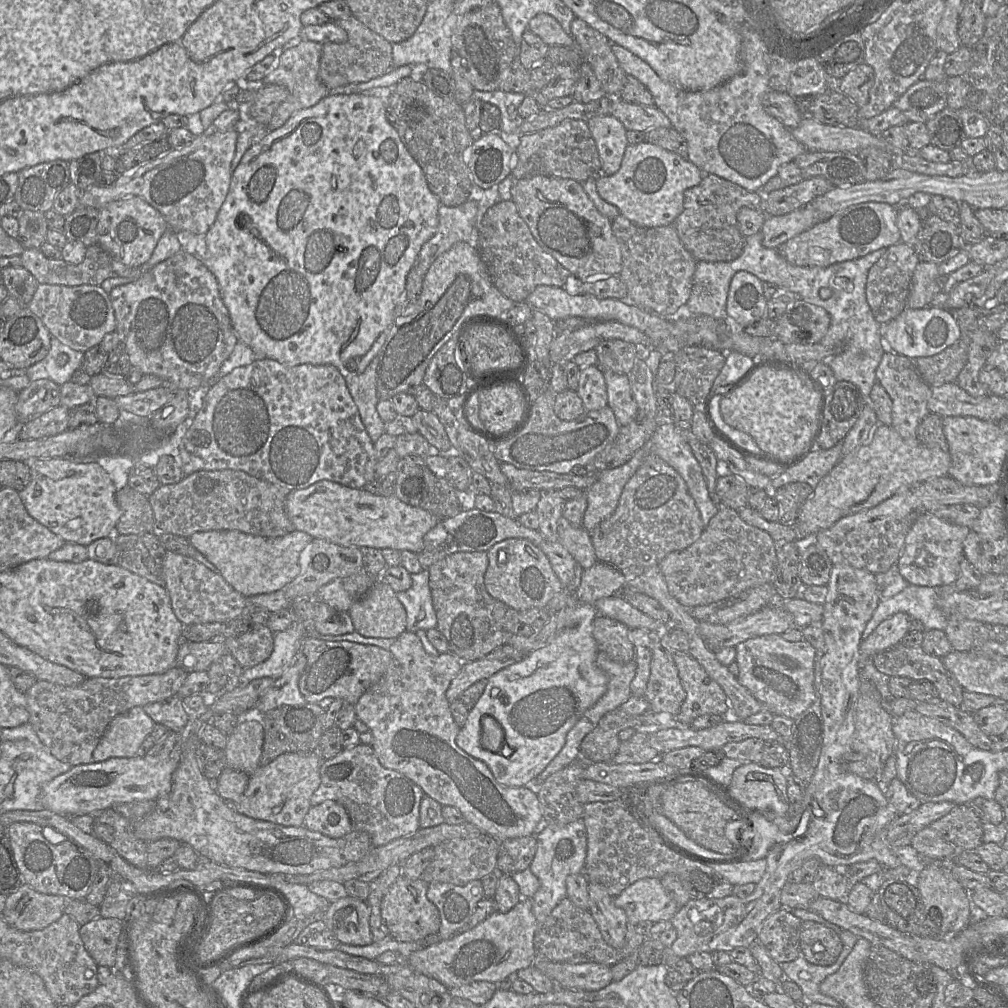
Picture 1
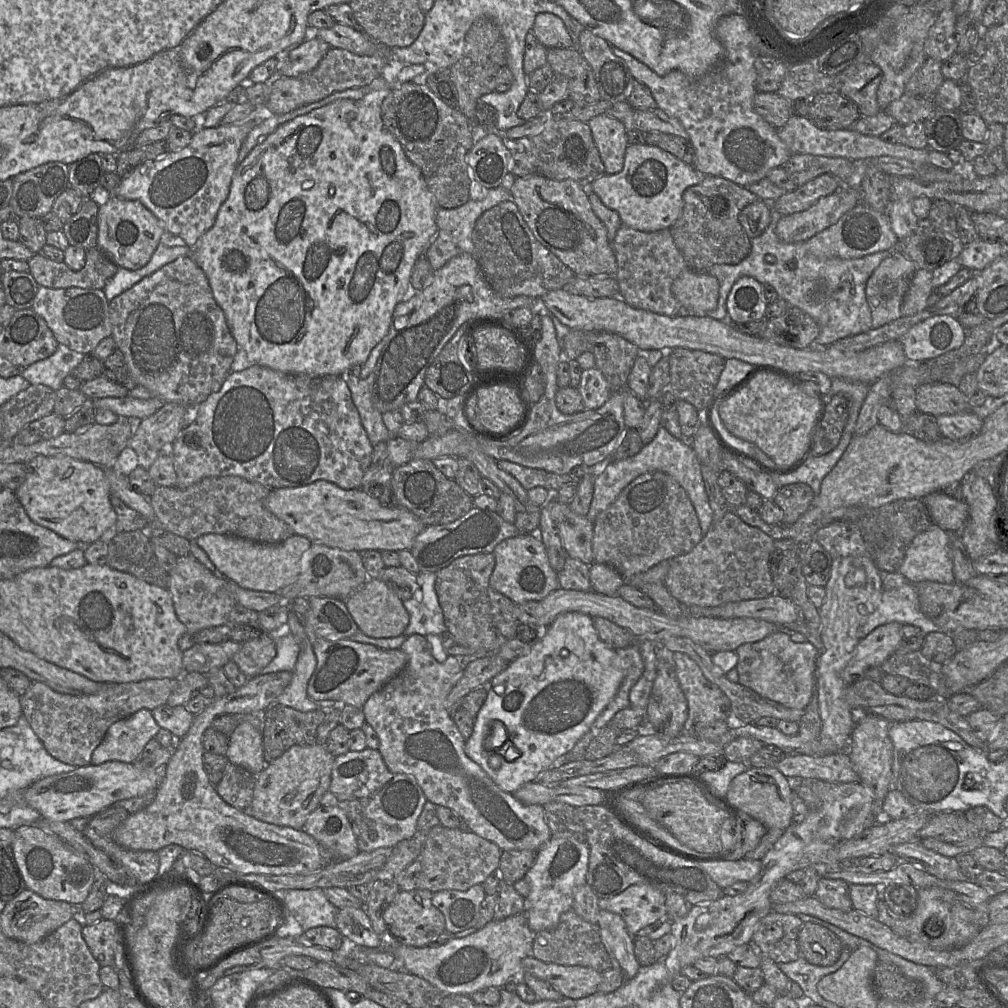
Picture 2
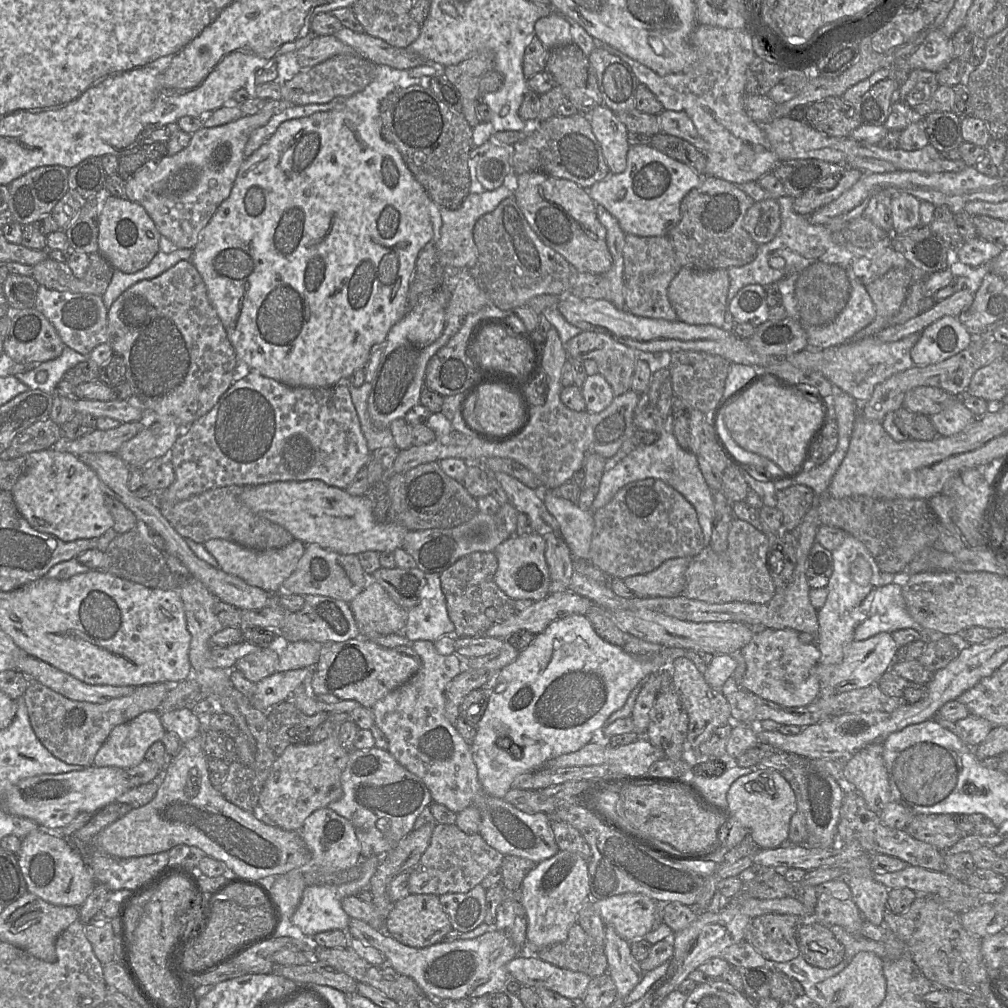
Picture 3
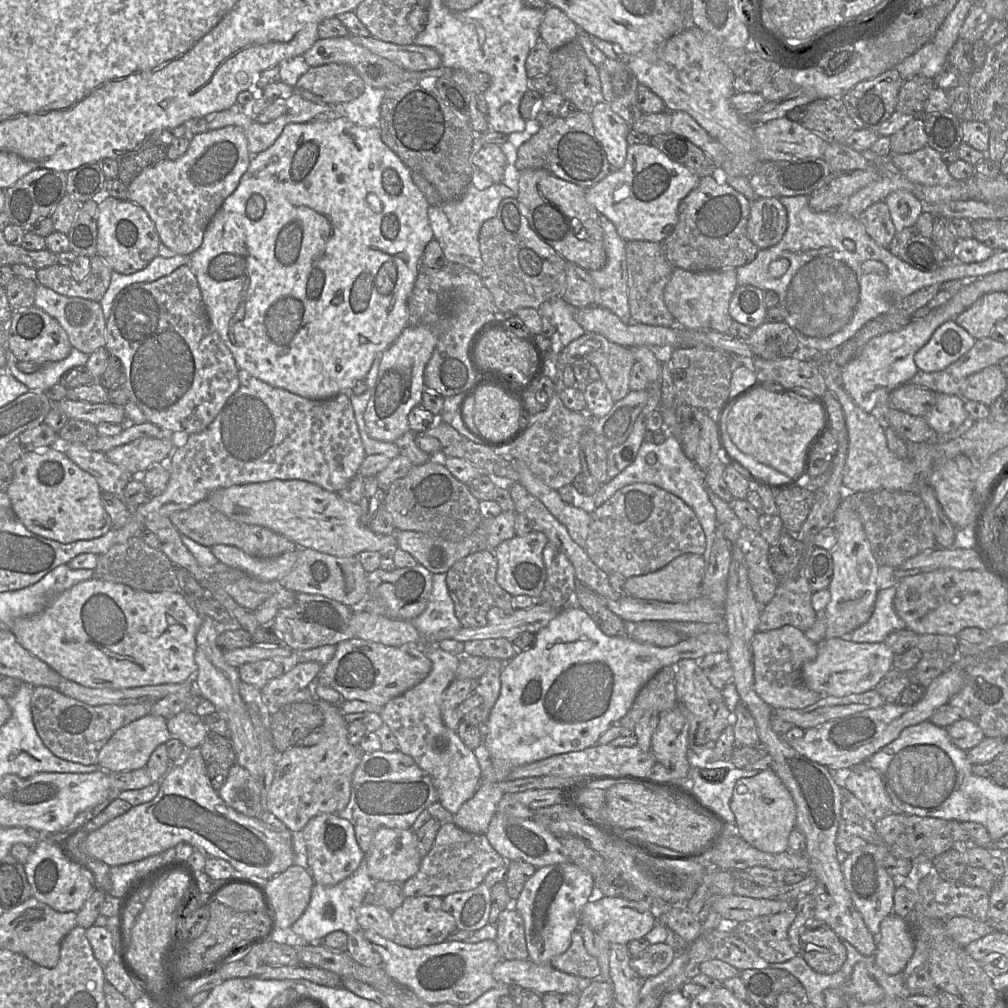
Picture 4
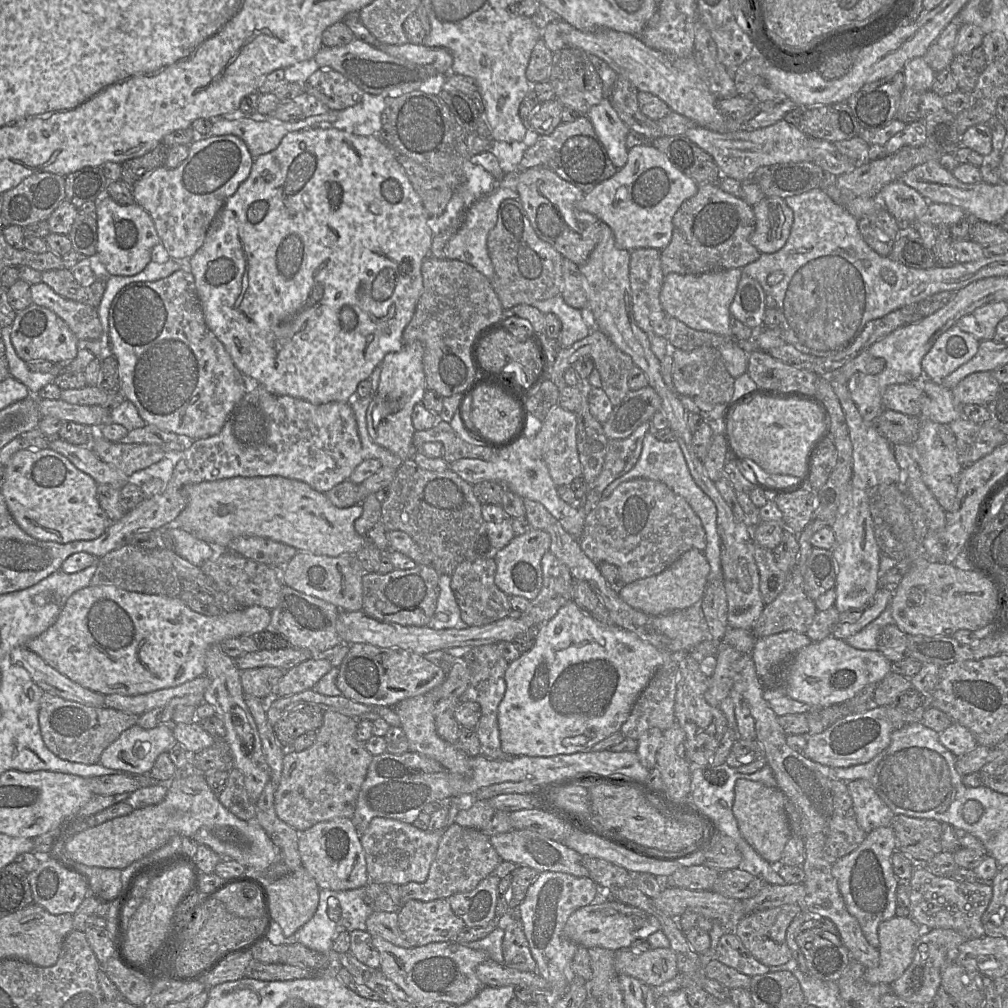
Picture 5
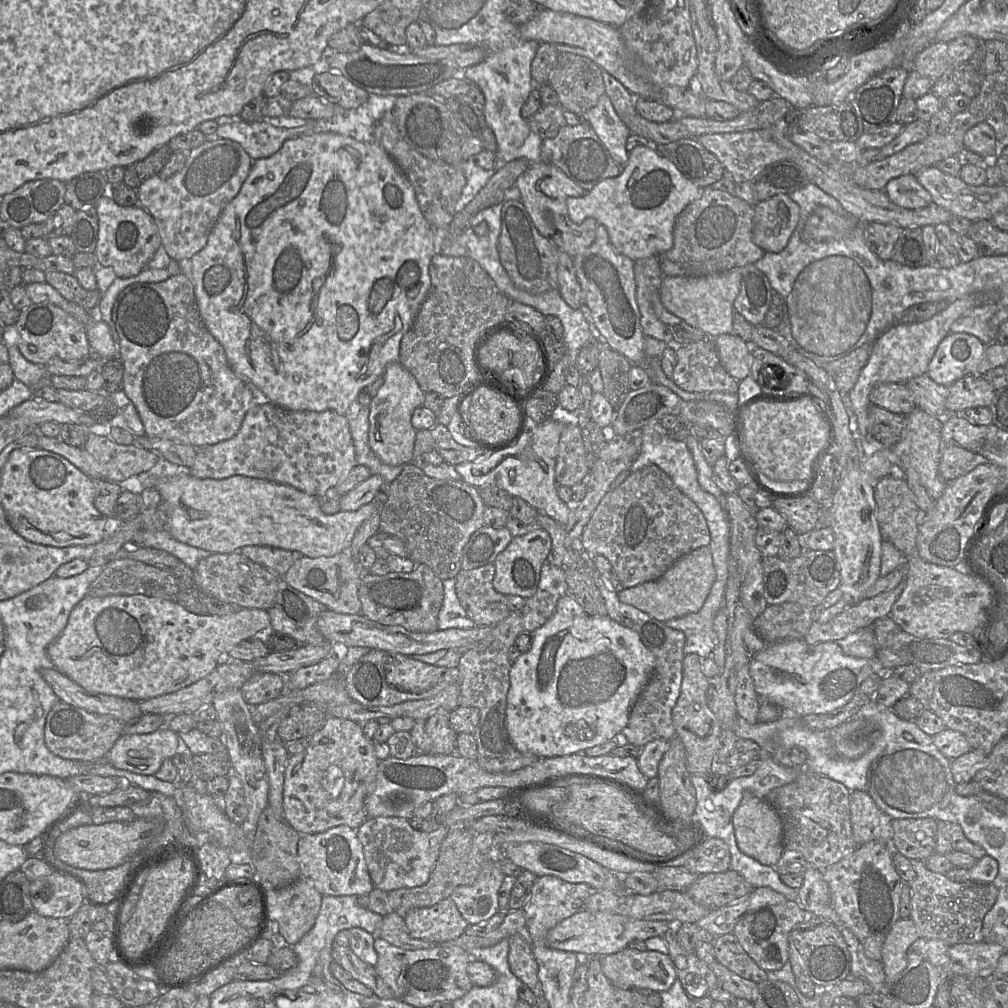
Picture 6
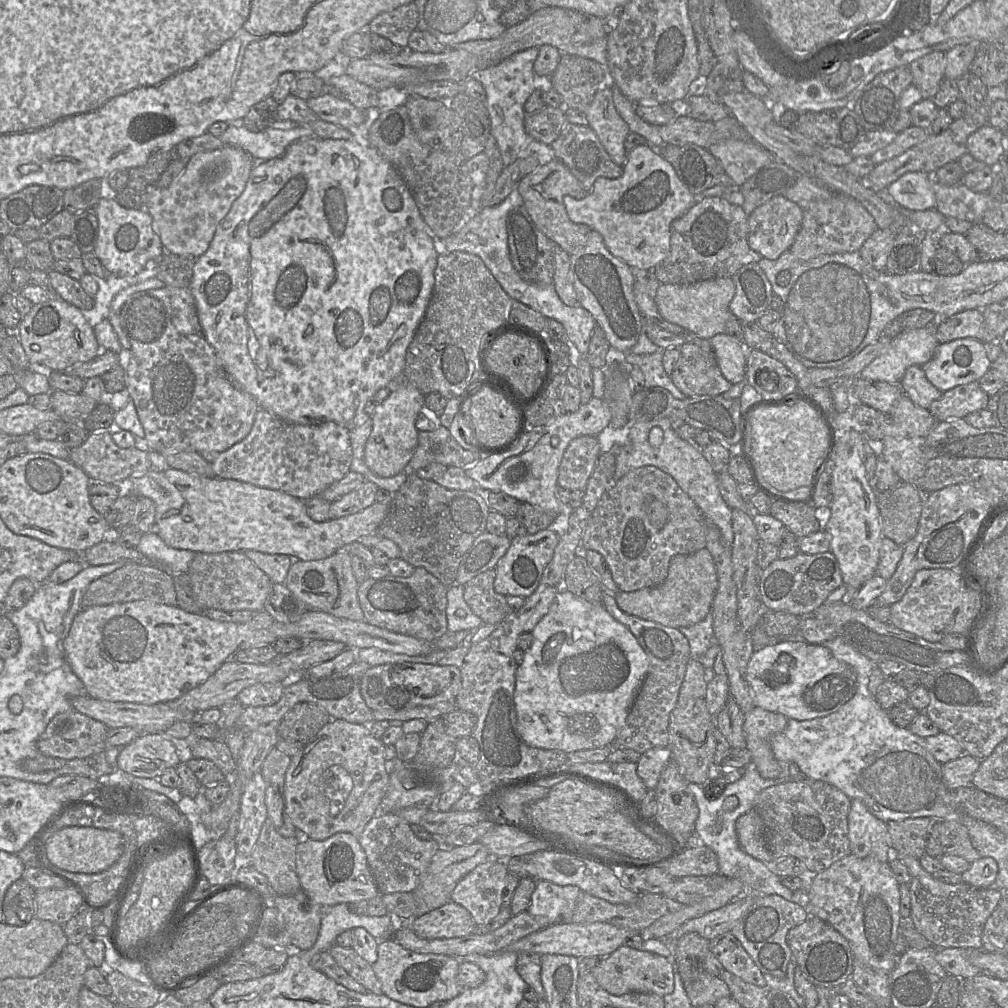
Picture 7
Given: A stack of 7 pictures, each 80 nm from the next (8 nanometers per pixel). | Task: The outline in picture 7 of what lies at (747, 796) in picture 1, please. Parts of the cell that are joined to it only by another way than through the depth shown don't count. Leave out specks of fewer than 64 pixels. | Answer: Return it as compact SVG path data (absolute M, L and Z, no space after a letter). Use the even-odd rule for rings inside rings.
M754 808L736 820L735 829L739 846L746 854L764 863L775 862L767 846L763 820Z

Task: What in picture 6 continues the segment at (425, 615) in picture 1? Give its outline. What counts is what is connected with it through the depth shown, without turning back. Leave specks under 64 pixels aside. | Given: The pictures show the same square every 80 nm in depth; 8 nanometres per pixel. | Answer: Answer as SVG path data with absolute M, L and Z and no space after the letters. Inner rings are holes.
M455 578L442 580L444 599L438 615L438 630L470 629L476 626L461 606L455 590Z

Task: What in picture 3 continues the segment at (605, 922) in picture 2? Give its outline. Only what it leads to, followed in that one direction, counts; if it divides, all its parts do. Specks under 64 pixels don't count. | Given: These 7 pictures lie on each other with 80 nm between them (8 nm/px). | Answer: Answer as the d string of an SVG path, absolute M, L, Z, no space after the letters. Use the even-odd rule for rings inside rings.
M611 926L605 927L604 952L608 960L607 973L612 977L616 985L618 998L624 998L641 982L645 972L632 955L630 942L621 938Z

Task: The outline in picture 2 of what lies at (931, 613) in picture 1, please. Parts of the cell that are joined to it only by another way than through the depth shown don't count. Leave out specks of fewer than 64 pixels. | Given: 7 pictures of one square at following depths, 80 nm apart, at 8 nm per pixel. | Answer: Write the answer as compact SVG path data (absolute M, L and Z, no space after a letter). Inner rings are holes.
M911 583L888 591L882 589L877 608L860 630L860 639L865 638L878 626L890 622L916 626L924 635L940 632L940 628L922 613L915 584Z

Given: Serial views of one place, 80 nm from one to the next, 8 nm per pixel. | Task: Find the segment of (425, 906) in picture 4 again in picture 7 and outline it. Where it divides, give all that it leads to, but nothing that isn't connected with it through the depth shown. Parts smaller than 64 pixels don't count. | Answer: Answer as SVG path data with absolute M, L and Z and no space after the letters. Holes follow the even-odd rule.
M453 901L410 920L410 928L424 939L458 938L473 933L476 926L469 911Z

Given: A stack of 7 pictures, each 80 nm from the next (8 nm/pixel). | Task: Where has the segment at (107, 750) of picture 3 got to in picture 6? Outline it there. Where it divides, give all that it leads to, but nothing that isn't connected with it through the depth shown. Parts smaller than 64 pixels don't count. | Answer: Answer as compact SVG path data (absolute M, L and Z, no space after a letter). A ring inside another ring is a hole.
M166 725L148 734L121 735L105 760L117 769L141 775L154 775L165 759L183 750L178 734Z

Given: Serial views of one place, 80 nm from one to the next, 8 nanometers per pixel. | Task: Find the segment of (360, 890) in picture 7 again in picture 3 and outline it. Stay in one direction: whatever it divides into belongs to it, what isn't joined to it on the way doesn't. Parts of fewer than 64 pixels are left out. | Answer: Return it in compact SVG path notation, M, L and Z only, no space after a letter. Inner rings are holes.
M327 807L314 811L305 819L301 837L310 852L311 867L345 870L360 862L360 844L352 823Z

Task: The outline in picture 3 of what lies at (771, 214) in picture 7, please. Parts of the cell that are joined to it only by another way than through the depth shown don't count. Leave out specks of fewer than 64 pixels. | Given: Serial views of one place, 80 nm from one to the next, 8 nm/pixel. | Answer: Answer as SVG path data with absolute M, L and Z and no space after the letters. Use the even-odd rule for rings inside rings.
M766 199L755 202L746 212L742 225L757 245L771 242L781 226L777 200Z

